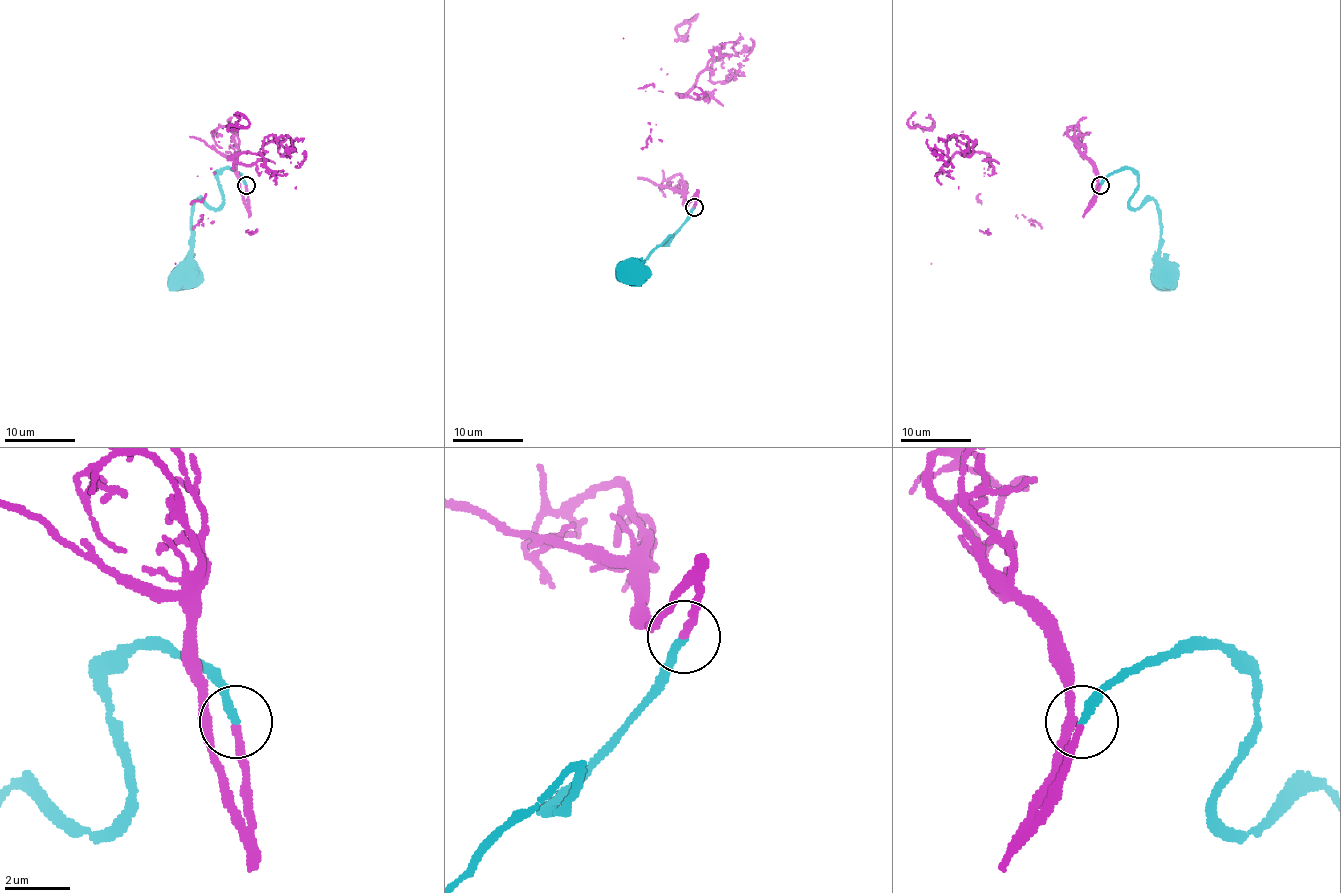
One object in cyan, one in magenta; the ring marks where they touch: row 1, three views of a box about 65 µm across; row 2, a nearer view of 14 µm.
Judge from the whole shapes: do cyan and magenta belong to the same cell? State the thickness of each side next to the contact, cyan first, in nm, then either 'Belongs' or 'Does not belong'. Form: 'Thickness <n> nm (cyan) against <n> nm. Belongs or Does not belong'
Thickness 260 nm (cyan) against 240 nm. Belongs

